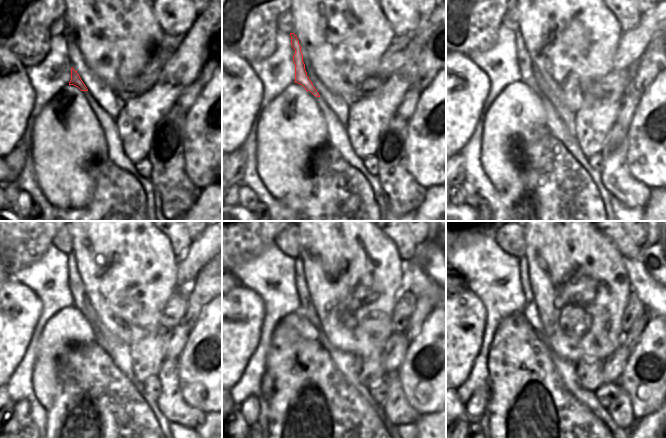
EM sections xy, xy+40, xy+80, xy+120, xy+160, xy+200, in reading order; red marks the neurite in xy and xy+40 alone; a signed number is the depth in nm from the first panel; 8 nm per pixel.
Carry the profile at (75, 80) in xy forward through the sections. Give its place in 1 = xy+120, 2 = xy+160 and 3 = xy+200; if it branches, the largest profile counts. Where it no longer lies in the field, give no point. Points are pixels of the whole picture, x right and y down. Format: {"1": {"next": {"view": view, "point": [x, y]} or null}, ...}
{"1": {"next": {"view": "xy+120", "point": [80, 299]}}, "2": {"next": {"view": "xy+160", "point": [305, 300]}}, "3": {"next": {"view": "xy+200", "point": [523, 266]}}}

